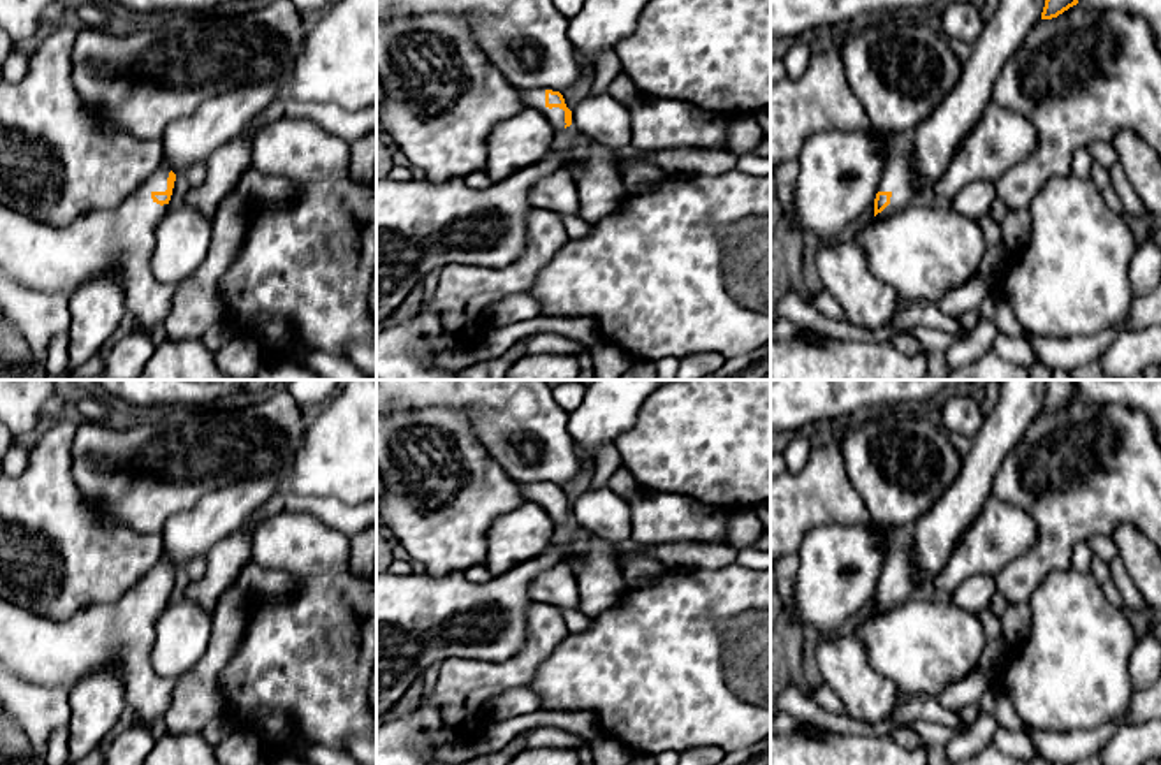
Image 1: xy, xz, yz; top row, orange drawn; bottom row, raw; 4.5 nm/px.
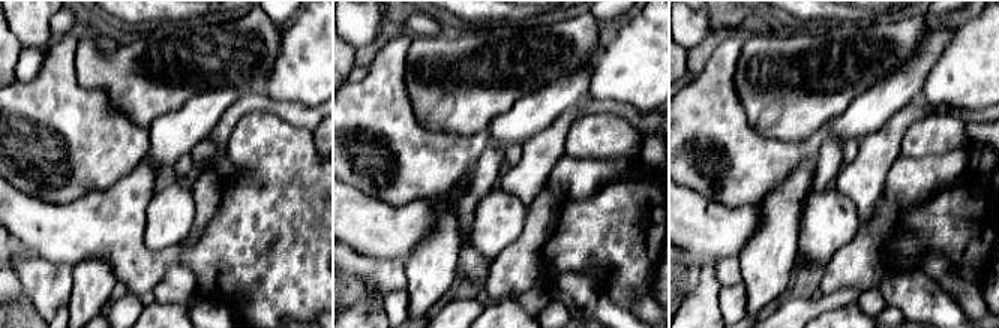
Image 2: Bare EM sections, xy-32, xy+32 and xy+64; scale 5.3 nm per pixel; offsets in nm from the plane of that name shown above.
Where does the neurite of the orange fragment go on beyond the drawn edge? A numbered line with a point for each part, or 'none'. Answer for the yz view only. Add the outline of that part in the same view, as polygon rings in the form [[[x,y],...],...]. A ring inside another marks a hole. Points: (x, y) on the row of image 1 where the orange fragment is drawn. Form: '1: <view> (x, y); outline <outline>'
1: yz (899, 176); outline [[[913,151],[895,155],[887,160],[878,192],[890,192],[890,204],[876,216],[892,216],[915,200],[916,172]]]

